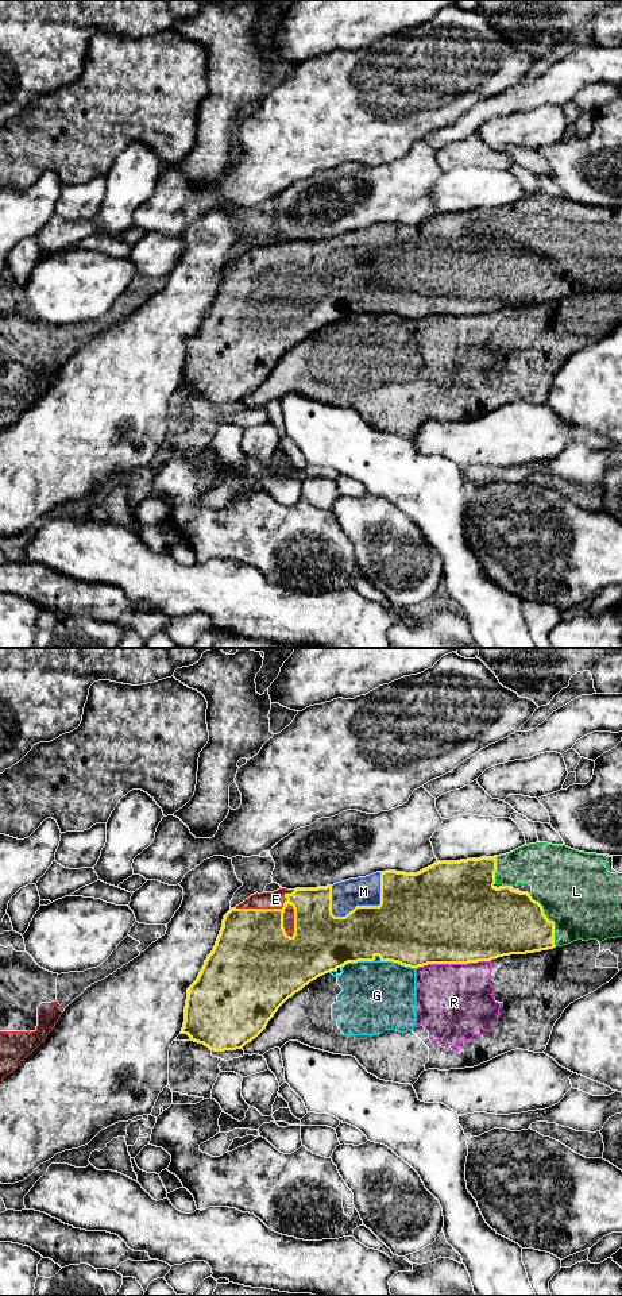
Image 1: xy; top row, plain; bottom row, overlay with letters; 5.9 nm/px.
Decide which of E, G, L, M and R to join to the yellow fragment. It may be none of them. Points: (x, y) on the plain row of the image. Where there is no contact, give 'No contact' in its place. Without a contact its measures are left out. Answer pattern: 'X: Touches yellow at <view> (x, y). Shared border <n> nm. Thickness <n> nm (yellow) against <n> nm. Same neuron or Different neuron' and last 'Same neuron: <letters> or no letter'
E: Touches yellow at xy (277, 261). Shared border 380 nm. Thickness 420 nm (yellow) against 100 nm. Same neuron
G: Touches yellow at xy (398, 315). Shared border 220 nm. Thickness 480 nm (yellow) against 420 nm. Different neuron
L: Touches yellow at xy (548, 272). Shared border 360 nm. Thickness 380 nm (yellow) against 440 nm. Same neuron
M: Touches yellow at xy (370, 258). Shared border 380 nm. Thickness 420 nm (yellow) against 180 nm. Same neuron
R: Touches yellow at xy (452, 315). Shared border 460 nm. Thickness 500 nm (yellow) against 460 nm. Different neuron
Same neuron: E, L, M

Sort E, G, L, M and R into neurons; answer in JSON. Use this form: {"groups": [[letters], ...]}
{"groups": [["E", "L", "M"], ["G", "R"]]}

